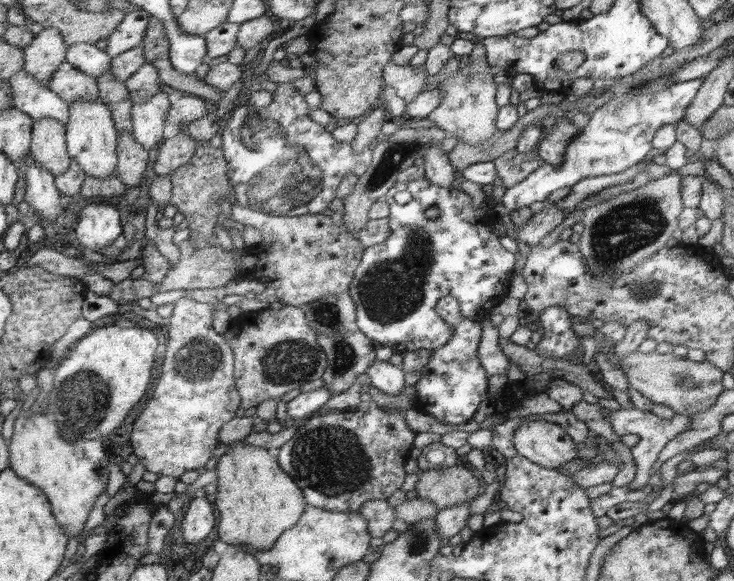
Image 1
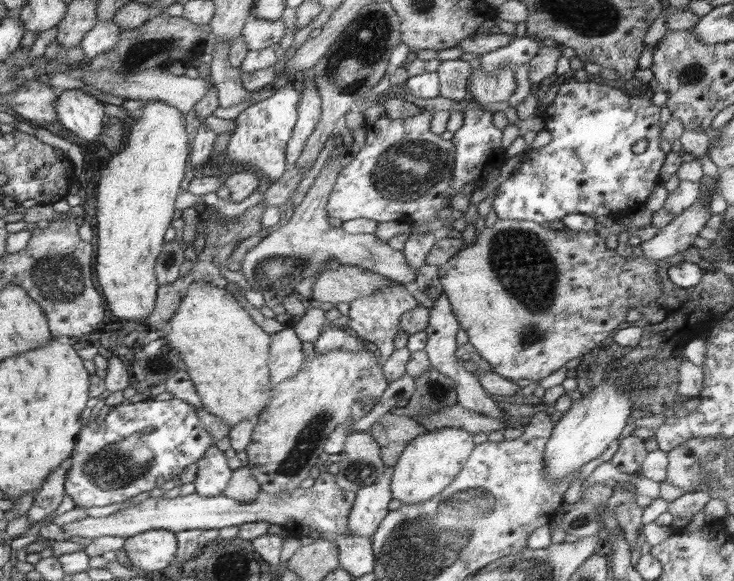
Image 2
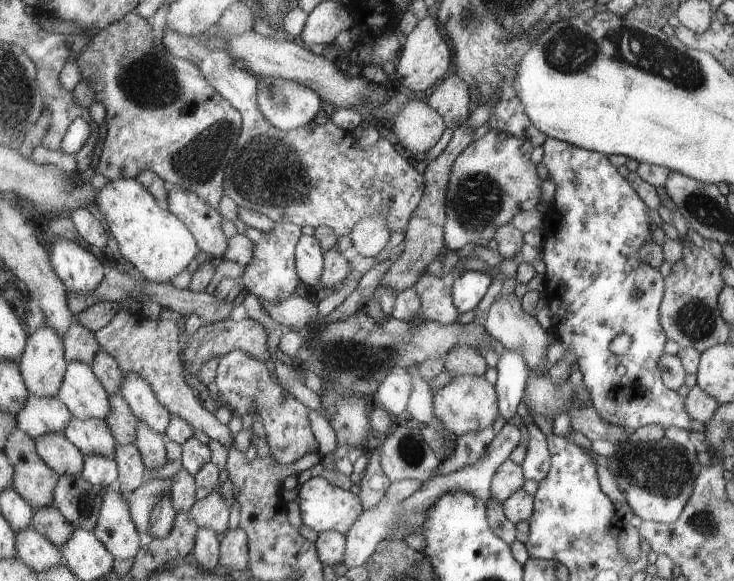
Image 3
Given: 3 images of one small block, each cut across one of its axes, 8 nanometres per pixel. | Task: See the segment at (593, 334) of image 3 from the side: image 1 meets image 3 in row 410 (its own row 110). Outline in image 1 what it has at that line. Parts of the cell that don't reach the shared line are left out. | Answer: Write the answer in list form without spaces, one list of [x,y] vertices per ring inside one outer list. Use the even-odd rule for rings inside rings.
[[[702,79],[677,82],[652,94],[616,94],[606,104],[599,106],[588,124],[580,128],[581,131],[566,147],[562,165],[541,164],[526,179],[504,192],[502,206],[512,213],[520,208],[530,207],[533,202],[546,200],[558,189],[571,188],[584,178],[620,174],[636,166],[652,150],[650,140],[654,138],[653,134],[658,128],[665,124],[676,124],[685,118],[688,105],[700,91],[703,82]]]

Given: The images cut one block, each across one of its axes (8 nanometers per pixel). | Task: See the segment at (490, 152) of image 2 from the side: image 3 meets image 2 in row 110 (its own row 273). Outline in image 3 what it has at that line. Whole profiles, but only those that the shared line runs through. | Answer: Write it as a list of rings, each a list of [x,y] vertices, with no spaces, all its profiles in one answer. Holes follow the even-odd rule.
[[[468,270],[455,277],[453,304],[460,316],[470,310],[478,310],[492,282],[493,277],[482,271]]]

